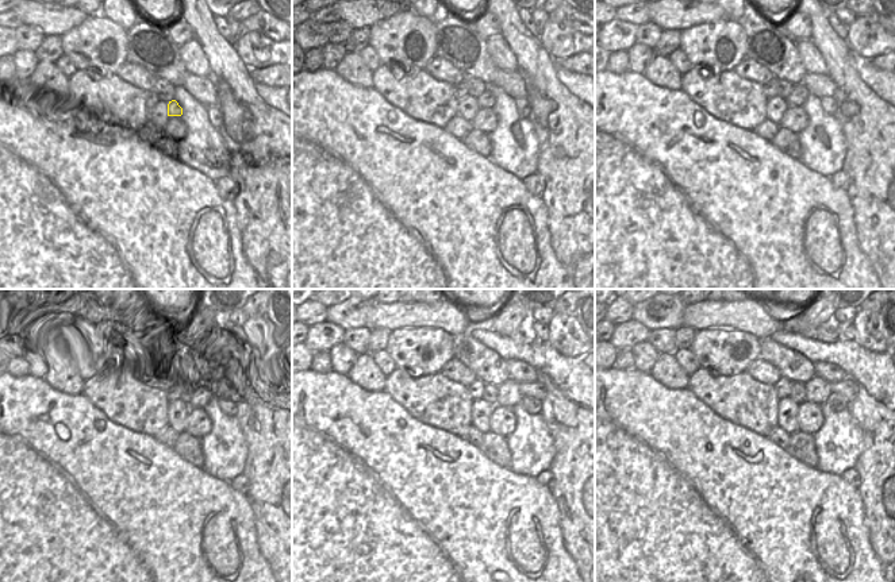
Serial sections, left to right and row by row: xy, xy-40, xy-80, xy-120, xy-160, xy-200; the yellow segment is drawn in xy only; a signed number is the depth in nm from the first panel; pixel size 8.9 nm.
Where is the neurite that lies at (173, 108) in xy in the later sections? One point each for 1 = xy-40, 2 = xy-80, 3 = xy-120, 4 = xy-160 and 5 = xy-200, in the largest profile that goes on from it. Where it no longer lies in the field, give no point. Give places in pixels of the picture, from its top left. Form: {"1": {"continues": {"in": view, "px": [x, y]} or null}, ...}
{"1": {"continues": {"in": "xy-40", "px": [488, 99]}}, "2": {"continues": {"in": "xy-80", "px": [798, 96]}}, "3": {"continues": {"in": "xy-120", "px": [199, 397]}}, "4": {"continues": {"in": "xy-160", "px": [509, 394]}}, "5": {"continues": {"in": "xy-200", "px": [817, 389]}}}

